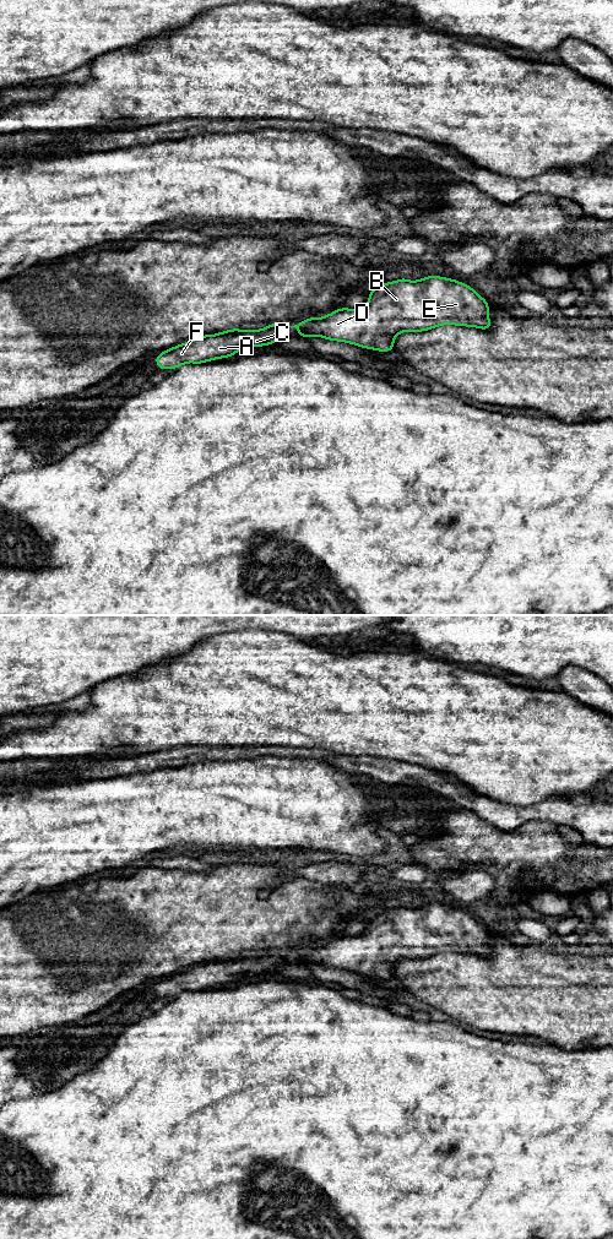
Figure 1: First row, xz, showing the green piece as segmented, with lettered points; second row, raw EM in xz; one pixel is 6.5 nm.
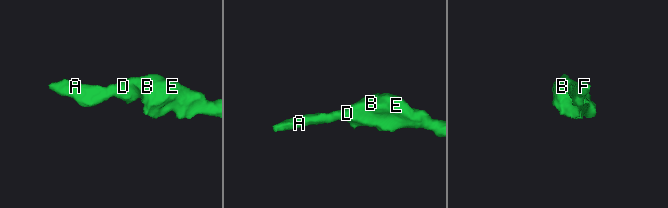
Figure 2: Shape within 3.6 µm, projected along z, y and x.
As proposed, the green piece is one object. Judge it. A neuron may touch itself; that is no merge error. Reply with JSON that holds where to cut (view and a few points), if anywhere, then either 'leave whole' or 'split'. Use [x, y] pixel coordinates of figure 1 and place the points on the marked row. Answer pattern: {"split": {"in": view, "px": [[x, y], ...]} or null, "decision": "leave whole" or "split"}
{"split": null, "decision": "leave whole"}

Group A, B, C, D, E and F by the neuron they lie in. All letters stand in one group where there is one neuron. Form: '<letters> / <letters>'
A B C D E F

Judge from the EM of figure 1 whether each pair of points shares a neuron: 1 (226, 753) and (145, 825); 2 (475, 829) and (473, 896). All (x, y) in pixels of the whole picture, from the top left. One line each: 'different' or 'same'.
1: different
2: different

